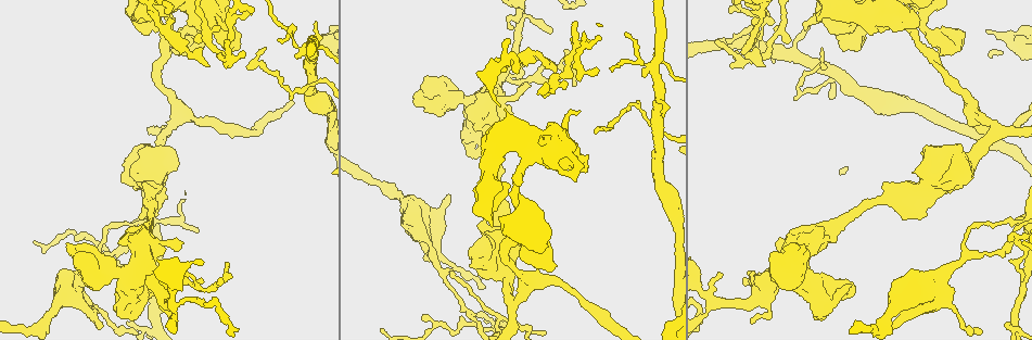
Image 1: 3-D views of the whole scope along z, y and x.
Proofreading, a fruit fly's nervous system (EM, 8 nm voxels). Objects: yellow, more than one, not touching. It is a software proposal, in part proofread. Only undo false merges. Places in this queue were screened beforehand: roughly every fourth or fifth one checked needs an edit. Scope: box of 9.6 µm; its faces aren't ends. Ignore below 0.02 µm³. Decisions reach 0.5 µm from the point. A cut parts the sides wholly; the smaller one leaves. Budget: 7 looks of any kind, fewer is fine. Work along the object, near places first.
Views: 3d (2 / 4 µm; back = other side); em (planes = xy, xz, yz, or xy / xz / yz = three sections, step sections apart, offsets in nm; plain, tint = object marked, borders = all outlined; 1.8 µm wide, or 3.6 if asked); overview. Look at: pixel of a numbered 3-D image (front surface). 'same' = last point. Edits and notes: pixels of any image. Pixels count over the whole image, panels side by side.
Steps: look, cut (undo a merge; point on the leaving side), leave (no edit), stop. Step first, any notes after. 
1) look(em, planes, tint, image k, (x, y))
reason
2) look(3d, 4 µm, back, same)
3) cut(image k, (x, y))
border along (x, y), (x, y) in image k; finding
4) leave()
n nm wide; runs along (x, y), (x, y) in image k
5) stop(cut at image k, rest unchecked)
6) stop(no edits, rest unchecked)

look(3d, 4 µm, image 1, (209, 9))
thick turns thin

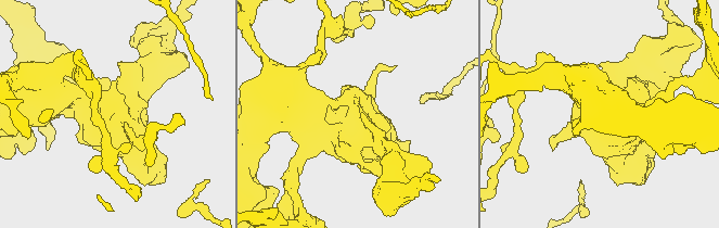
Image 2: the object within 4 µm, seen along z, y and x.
look(em, planes, borders, image 2, (113, 116))
now the EM

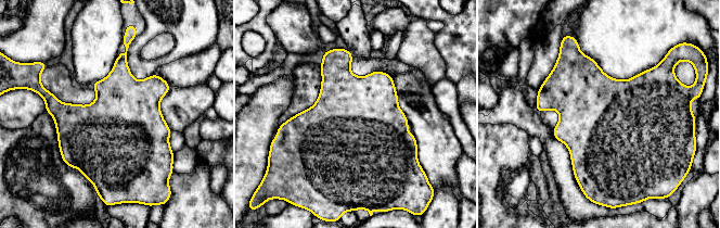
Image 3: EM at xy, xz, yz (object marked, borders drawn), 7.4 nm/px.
leave()
all the same cell

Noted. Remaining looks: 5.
look(3d, 4 µm, back, image 1, (925, 17))
side arm on a straight run

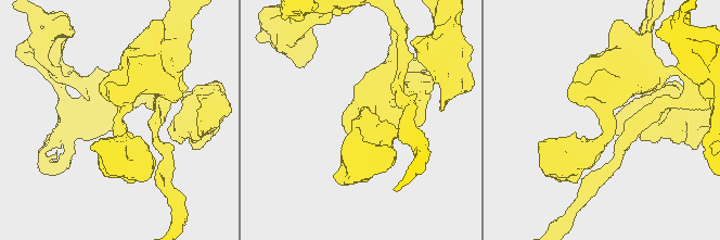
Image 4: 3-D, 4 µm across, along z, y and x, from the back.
look(em, planes, borders, image 4, (118, 121))

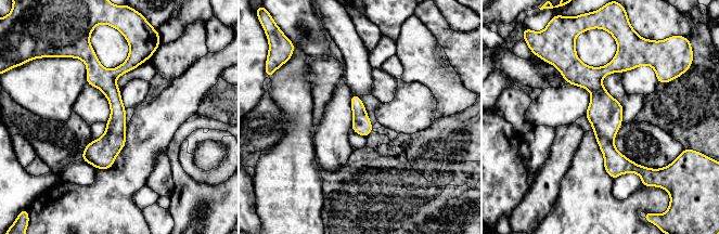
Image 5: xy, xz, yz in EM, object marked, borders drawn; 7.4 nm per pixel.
leave()
runs along (619, 53), (598, 78), (613, 174) in image 5; continuous, no second cell

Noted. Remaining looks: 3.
look(3d, 4 µm, image 1, (499, 323))

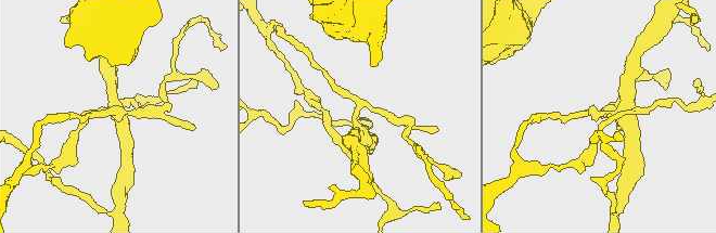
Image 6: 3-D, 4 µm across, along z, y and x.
look(em, xy, step 4, tint, image 6, (114, 113))
4 arms; shape alone is not enough

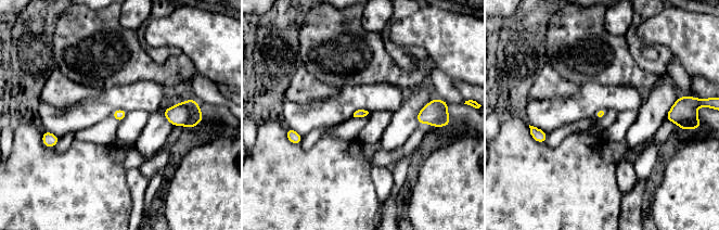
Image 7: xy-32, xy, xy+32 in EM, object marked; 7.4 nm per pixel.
look(em, planes, borders, same)
cut it another way

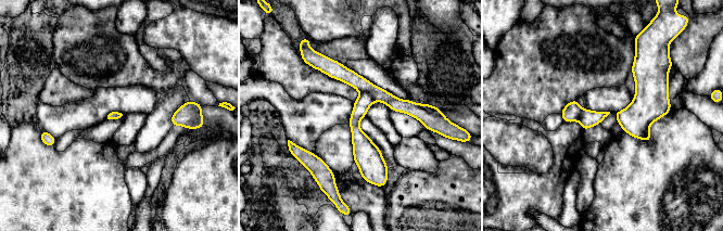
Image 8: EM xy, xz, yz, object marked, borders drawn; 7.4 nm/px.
cut(image 8, (365, 100))
60 nm wide; two cells meet here

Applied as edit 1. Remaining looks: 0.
stop(cut at image 8, rest unchecked)

